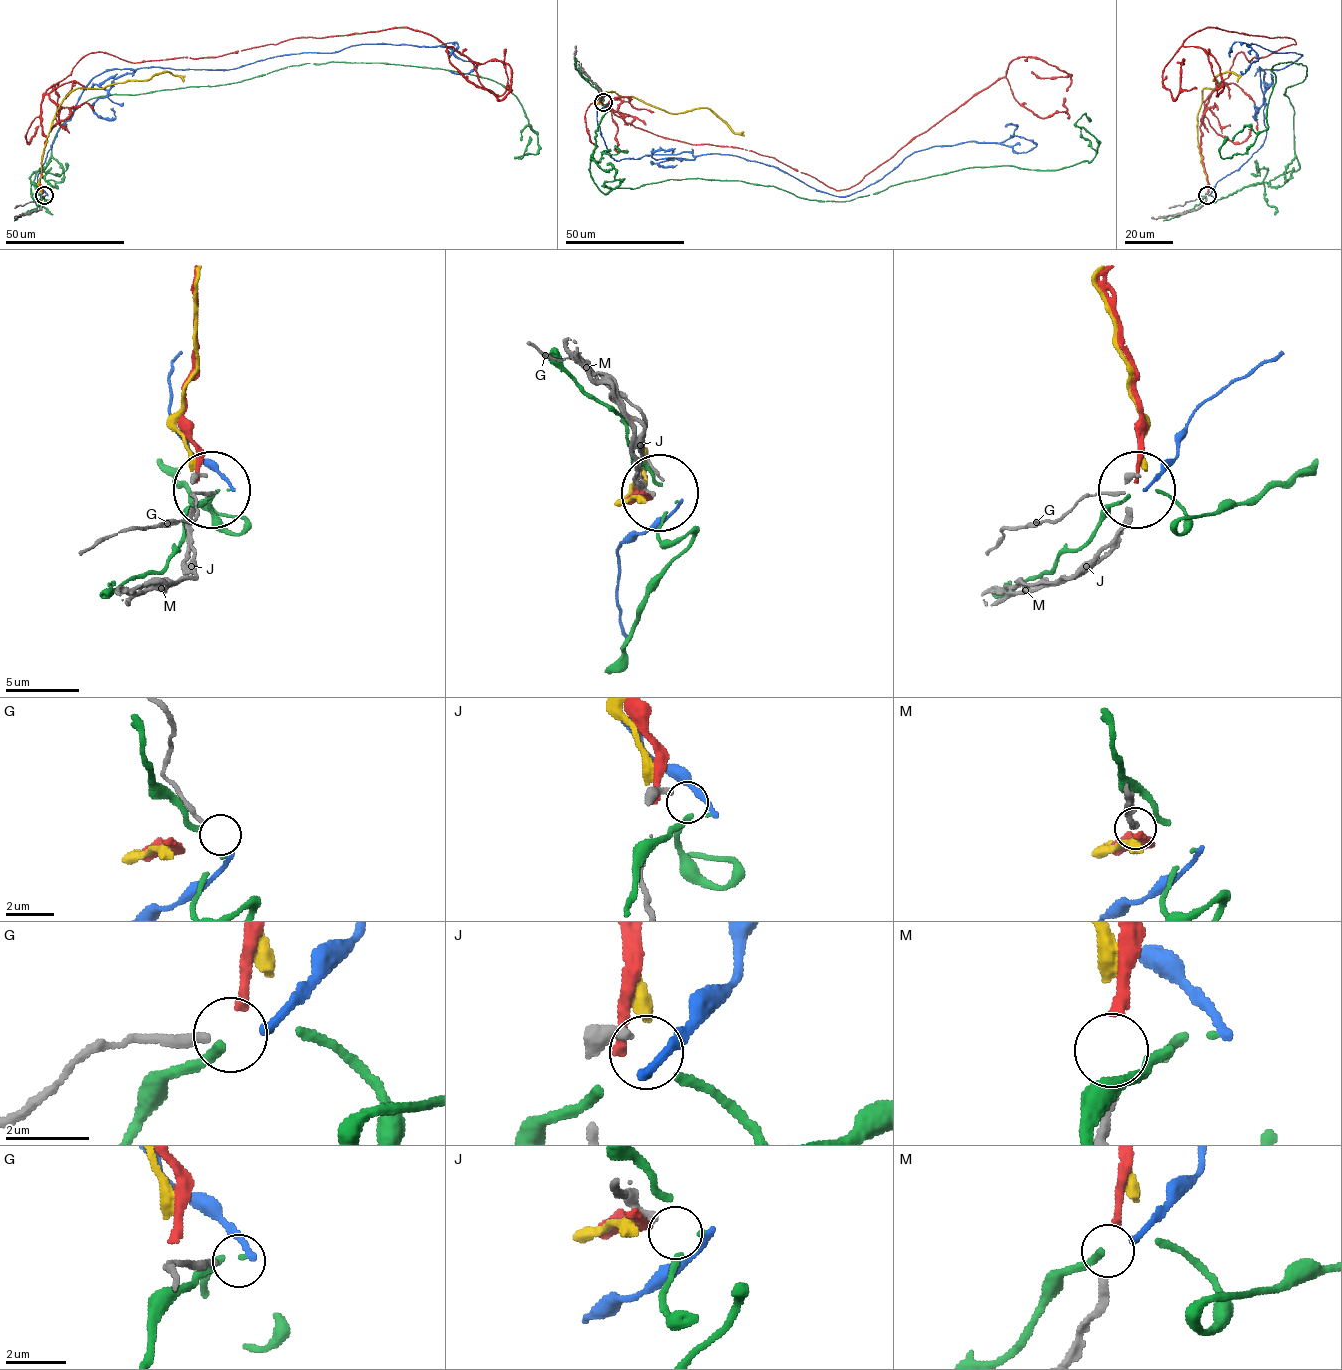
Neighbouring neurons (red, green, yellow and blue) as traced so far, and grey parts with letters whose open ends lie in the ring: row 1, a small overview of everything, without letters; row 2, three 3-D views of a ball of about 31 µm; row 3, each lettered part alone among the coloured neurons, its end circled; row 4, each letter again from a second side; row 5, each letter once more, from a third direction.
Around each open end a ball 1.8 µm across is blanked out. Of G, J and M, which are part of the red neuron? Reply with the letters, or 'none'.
M

